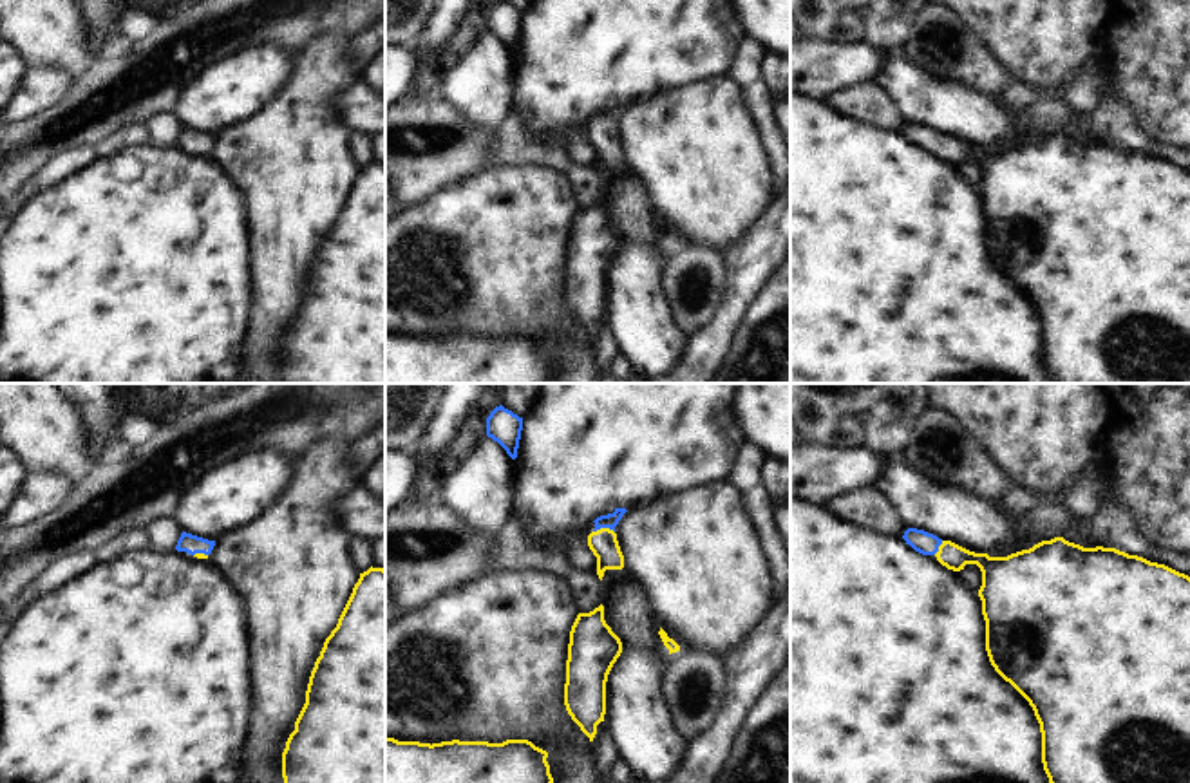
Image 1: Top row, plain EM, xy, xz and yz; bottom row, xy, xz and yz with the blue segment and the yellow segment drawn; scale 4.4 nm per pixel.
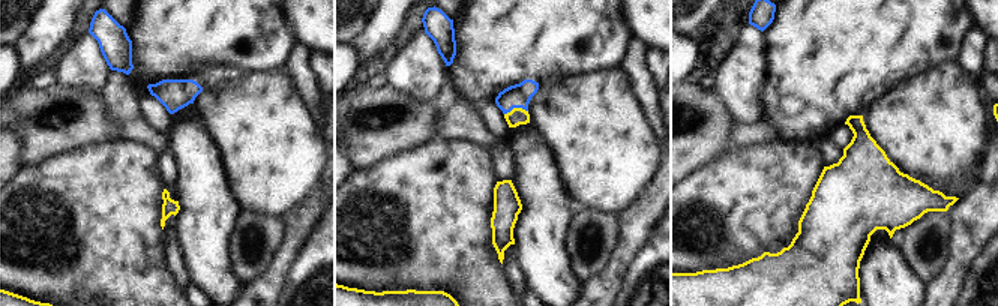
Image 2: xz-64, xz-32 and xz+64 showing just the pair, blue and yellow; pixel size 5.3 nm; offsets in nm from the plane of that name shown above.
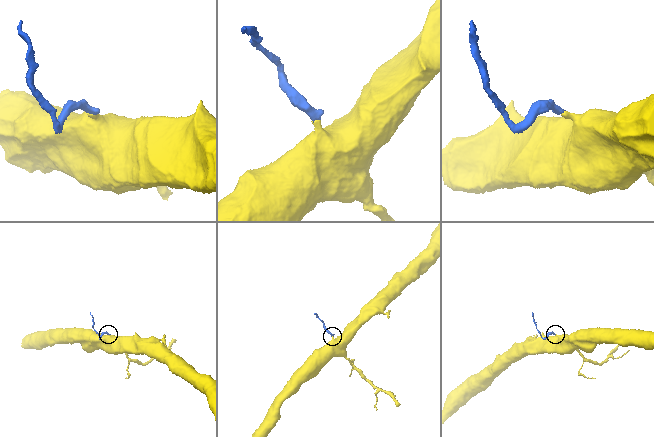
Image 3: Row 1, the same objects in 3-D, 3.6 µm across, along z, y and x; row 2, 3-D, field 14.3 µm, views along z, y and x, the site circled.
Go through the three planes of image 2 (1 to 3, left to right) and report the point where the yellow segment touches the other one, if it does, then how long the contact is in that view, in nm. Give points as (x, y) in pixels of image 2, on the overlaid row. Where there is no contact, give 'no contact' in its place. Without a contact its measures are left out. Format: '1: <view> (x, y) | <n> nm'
1: no contact
2: xz-32 (515, 107) | 130 nm
3: no contact

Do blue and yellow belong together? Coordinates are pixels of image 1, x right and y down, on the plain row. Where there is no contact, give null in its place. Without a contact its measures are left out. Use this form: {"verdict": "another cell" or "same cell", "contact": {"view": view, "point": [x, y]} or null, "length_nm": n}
{"verdict": "same cell", "contact": {"view": "xz", "point": [603, 122]}, "length_nm": 100}

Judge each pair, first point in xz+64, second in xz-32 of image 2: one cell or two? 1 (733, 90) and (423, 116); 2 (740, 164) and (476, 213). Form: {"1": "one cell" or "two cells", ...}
{"1": "two cells", "2": "one cell"}

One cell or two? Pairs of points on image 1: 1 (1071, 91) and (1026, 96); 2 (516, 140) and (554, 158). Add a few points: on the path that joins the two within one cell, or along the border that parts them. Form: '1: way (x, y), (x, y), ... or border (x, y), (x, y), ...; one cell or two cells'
1: way (1060, 93), (1037, 93); one cell
2: way (525, 145), (545, 150); one cell

